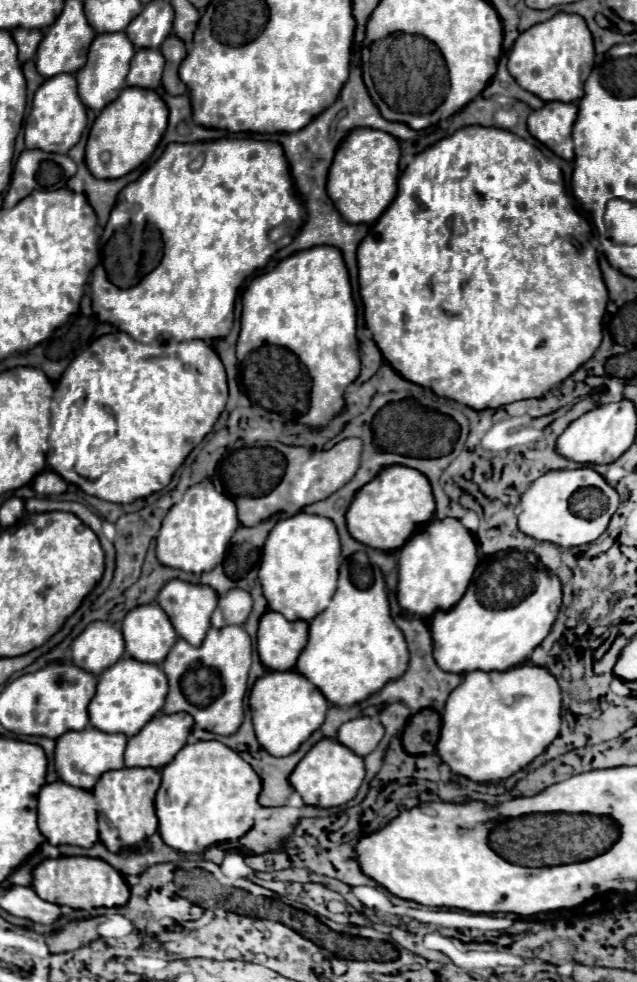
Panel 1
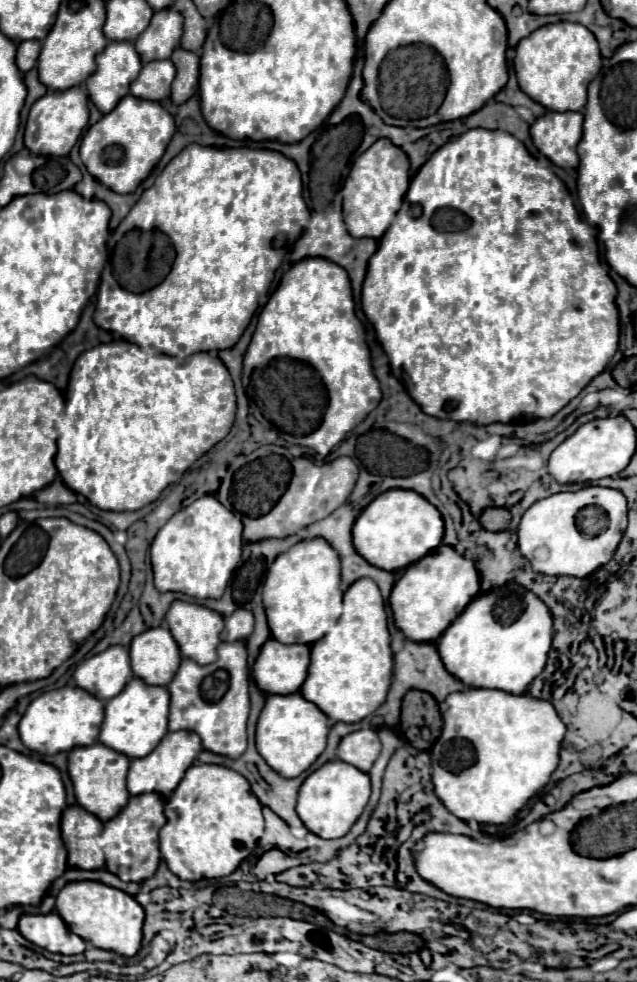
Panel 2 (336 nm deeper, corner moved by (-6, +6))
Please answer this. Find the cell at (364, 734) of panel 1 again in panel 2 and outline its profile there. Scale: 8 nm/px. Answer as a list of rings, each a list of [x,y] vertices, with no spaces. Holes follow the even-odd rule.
[[[360,729],[348,733],[338,745],[338,759],[358,767],[360,771],[370,771],[378,759],[382,743],[374,729]]]

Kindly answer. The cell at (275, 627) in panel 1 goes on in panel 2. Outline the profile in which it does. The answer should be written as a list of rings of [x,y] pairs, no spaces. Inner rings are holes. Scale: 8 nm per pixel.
[[[268,639],[254,663],[254,681],[264,693],[294,693],[302,687],[310,663],[310,647],[304,643],[284,645],[276,639]]]

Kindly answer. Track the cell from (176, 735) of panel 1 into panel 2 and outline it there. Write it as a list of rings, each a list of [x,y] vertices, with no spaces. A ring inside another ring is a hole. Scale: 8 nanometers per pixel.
[[[170,731],[170,733],[166,733],[166,737],[158,743],[158,747],[152,753],[148,753],[146,757],[138,757],[138,759],[130,761],[130,771],[126,777],[130,795],[156,791],[162,797],[168,797],[178,787],[186,769],[196,761],[200,751],[202,751],[202,741],[194,731]]]

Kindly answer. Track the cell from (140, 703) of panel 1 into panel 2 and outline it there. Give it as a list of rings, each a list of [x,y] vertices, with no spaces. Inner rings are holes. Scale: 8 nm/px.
[[[132,677],[116,697],[106,701],[106,715],[98,741],[128,755],[130,759],[148,755],[168,733],[168,703],[170,693],[166,687],[148,685],[140,677]]]

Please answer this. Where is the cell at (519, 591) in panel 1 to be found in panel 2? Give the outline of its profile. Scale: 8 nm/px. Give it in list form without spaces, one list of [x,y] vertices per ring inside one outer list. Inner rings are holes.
[[[516,583],[474,597],[438,637],[436,649],[448,673],[470,687],[502,689],[520,695],[542,673],[552,645],[552,613],[548,605]]]

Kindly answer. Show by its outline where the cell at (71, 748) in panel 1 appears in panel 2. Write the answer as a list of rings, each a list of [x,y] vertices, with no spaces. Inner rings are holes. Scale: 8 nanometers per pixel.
[[[92,743],[88,747],[74,747],[68,753],[68,773],[74,785],[76,801],[90,813],[94,813],[100,821],[108,821],[126,805],[130,793],[126,789],[126,773],[130,759],[124,753],[118,753],[102,743]]]

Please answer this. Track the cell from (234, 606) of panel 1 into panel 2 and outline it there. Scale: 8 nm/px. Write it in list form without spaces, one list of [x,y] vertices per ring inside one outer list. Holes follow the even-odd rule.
[[[240,607],[224,621],[226,621],[226,627],[220,635],[222,641],[246,641],[254,631],[254,617],[252,617],[252,611],[248,609]]]

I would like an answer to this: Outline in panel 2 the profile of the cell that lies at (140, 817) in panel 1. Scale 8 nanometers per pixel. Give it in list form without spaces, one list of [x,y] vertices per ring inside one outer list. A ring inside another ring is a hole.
[[[142,793],[130,797],[128,805],[114,819],[102,822],[102,833],[96,837],[104,853],[102,869],[108,869],[110,873],[118,875],[122,881],[144,881],[146,877],[154,875],[160,863],[158,831],[166,823],[162,807],[164,801],[158,793]]]

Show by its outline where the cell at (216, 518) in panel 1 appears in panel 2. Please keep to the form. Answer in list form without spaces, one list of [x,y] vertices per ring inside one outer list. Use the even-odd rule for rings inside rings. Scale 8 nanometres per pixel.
[[[204,495],[180,509],[152,541],[154,585],[162,593],[178,591],[196,599],[218,599],[240,563],[242,545],[242,521],[214,495]]]

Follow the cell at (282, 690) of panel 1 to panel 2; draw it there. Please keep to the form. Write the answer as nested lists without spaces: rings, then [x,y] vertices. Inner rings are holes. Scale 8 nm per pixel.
[[[298,691],[288,695],[268,695],[258,719],[256,749],[264,761],[282,777],[298,777],[304,773],[326,747],[328,717]]]

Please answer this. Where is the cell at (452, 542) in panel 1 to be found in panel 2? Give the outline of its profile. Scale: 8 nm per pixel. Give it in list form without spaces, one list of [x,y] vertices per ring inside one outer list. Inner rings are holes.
[[[440,545],[402,571],[390,593],[390,607],[398,629],[402,629],[406,637],[412,641],[436,641],[478,593],[480,575],[474,561],[456,553],[450,545]]]

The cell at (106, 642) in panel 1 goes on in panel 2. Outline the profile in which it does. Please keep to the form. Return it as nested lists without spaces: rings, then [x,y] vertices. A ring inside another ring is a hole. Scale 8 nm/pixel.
[[[124,645],[108,647],[106,651],[82,661],[74,671],[74,683],[102,701],[120,693],[122,685],[126,685],[130,677],[130,655]]]

